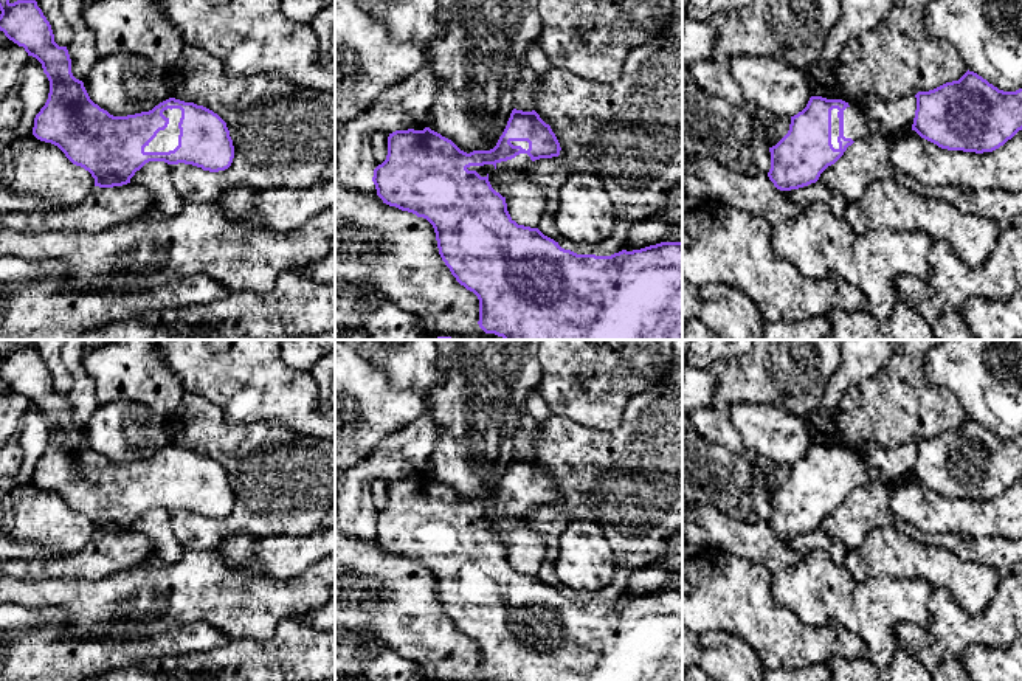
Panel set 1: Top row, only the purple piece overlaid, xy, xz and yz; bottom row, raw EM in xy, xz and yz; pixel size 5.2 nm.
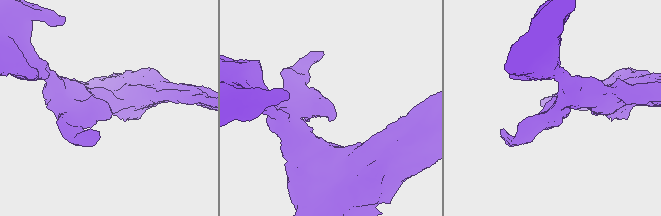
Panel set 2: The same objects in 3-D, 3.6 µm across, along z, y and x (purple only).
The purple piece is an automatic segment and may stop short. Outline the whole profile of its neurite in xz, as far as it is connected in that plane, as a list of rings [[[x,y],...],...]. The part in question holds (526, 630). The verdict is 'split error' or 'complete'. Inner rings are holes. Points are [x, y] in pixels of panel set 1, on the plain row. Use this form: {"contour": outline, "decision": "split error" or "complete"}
{"contour": [[[513,456],[490,498],[467,501],[430,475],[389,481],[386,507],[374,517],[372,529],[383,551],[433,572],[442,608],[479,647],[478,672],[485,681],[682,681],[682,589],[611,603],[577,602],[510,565],[487,520],[527,521],[535,507],[558,504],[560,498],[535,458]]], "decision": "split error"}

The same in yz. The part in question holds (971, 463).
{"contour": [[[974,419],[929,439],[918,439],[912,472],[921,486],[948,498],[993,500],[1022,478],[1022,436],[1003,439]]], "decision": "complete"}

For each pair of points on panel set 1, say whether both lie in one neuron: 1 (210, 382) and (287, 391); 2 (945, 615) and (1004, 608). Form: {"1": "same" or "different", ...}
{"1": "same", "2": "same"}

